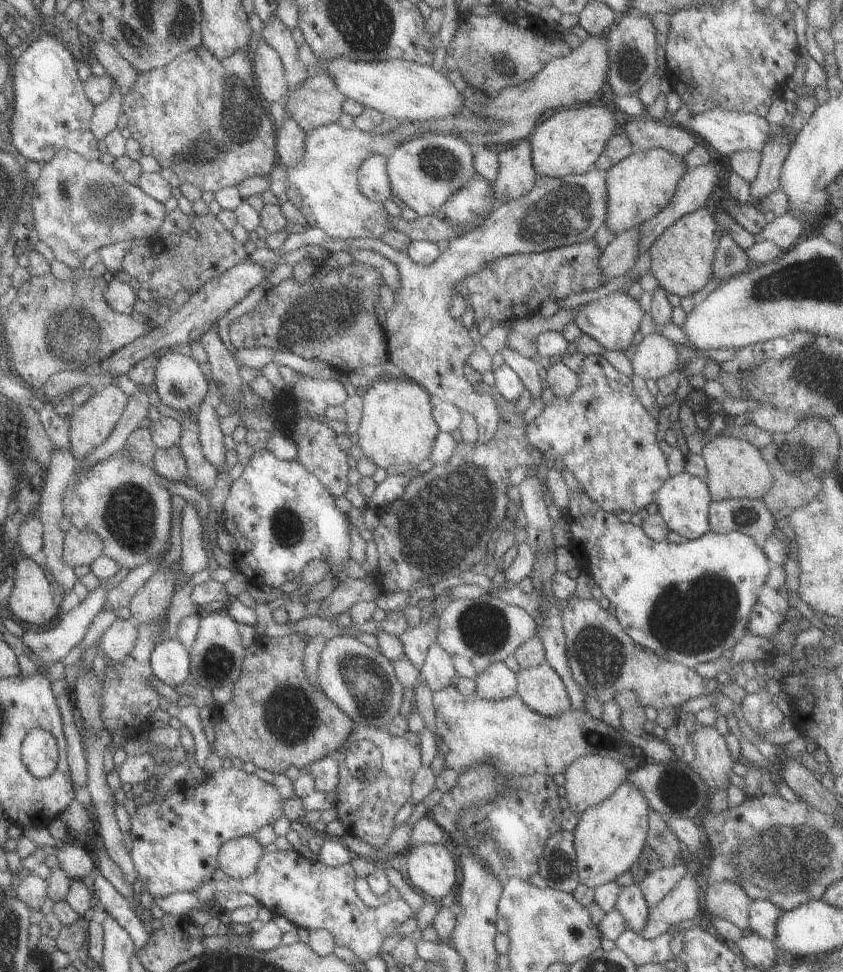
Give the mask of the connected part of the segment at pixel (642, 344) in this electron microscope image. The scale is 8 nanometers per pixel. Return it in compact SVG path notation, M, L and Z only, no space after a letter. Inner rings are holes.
M660 334L638 336L631 348L625 350L635 376L656 381L680 367L675 343Z

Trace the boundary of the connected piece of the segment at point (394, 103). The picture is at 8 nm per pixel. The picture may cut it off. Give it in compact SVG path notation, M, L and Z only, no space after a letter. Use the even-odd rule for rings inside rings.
M305 43L299 46L296 53L299 62L305 66L307 76L313 76L318 68L324 70L333 80L341 96L362 104L364 108L377 110L385 119L417 122L443 118L453 115L453 112L457 112L457 108L463 106L461 93L457 92L449 79L441 72L437 72L432 65L420 65L401 59L363 62L349 60L347 56L323 61L319 60Z

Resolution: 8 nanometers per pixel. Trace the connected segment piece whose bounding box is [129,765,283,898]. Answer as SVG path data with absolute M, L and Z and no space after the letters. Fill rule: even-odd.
M226 765L222 766L219 770L215 771L211 776L206 776L205 780L197 786L187 787L183 792L175 792L171 796L165 797L159 802L151 802L150 804L144 804L136 808L133 812L133 816L130 817L130 828L129 836L132 841L130 857L133 863L135 872L137 873L136 878L142 882L141 890L145 890L149 893L151 898L161 898L168 894L179 893L179 892L194 892L197 887L203 883L207 883L215 869L218 868L216 865L216 854L219 847L227 842L229 839L238 836L252 835L256 830L259 830L262 826L271 825L272 822L281 816L281 802L282 798L279 796L275 786L271 783L264 782L263 779L259 779L257 775L247 774L243 769L237 769L233 766Z

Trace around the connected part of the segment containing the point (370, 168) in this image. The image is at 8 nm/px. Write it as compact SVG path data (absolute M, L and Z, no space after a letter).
M369 155L357 170L359 192L372 201L383 202L391 197L386 175L386 155Z

